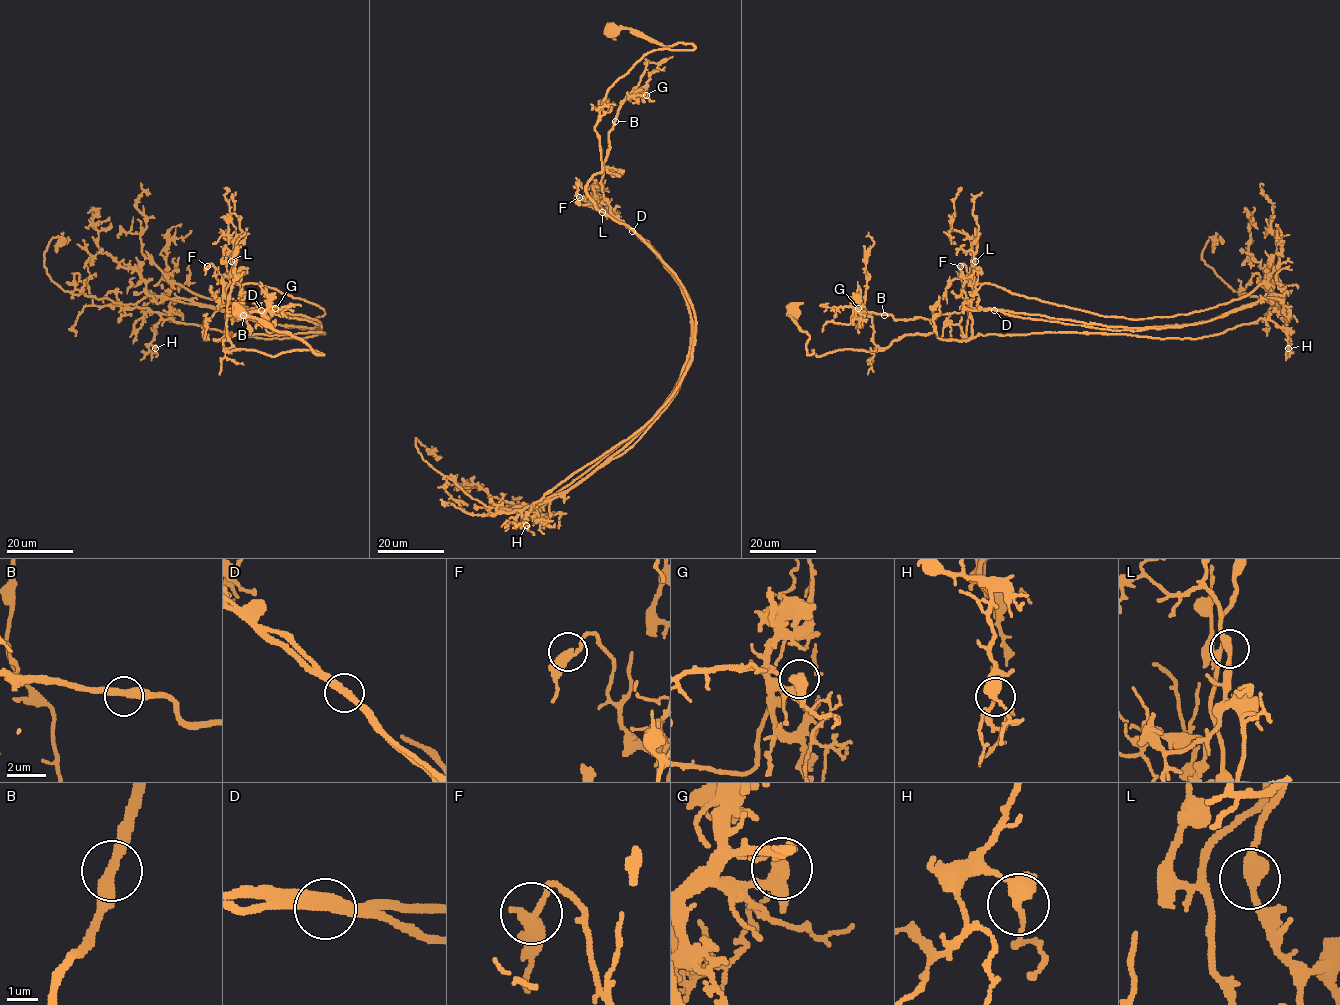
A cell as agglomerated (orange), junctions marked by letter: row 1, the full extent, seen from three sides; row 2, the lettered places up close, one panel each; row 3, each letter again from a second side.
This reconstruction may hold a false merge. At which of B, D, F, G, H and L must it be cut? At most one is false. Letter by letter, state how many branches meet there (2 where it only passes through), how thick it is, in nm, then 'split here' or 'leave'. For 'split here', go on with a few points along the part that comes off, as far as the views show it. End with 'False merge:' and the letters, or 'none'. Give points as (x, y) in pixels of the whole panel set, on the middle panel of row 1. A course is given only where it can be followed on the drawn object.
B: 2 branches meet; 380 nm thick; leave
D: 2 branches meet; 400 nm thick; split here; foreign part runs (632, 231), (677, 280), (692, 322), (691, 364), (644, 433), (515, 511), (468, 495), (416, 439), (427, 449)
F: 2 branches meet; 400 nm thick; leave
G: 2 branches meet; 440 nm thick; leave
H: 2 branches meet; 420 nm thick; leave
L: 2 branches meet; 400 nm thick; leave
False merge: D

